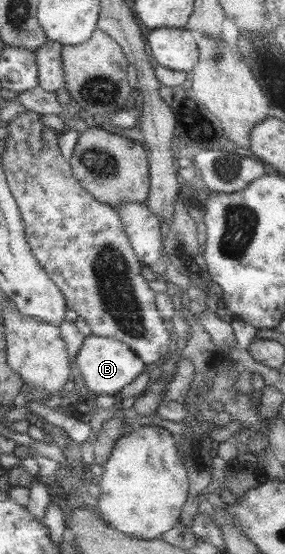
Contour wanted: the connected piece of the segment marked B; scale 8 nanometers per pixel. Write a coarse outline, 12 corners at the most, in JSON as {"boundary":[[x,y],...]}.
{"boundary":[[86,337],[77,362],[93,393],[117,397],[148,365],[127,343]]}

